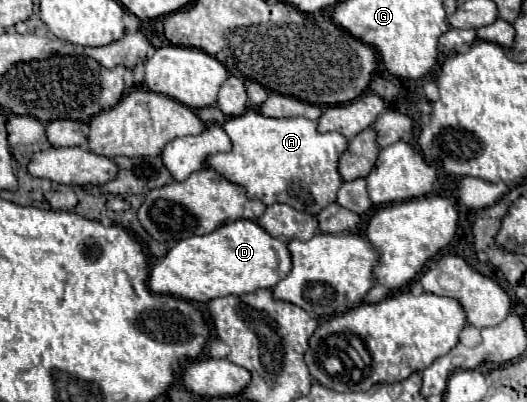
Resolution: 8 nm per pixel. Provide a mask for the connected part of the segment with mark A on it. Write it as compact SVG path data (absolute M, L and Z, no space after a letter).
M250 109L240 117L232 117L222 125L232 139L230 153L208 157L208 167L222 173L228 181L246 187L248 197L260 199L266 205L286 203L296 211L320 213L336 201L336 193L344 183L338 173L340 155L348 149L348 139L340 133L320 133L318 123L292 117L272 119Z

